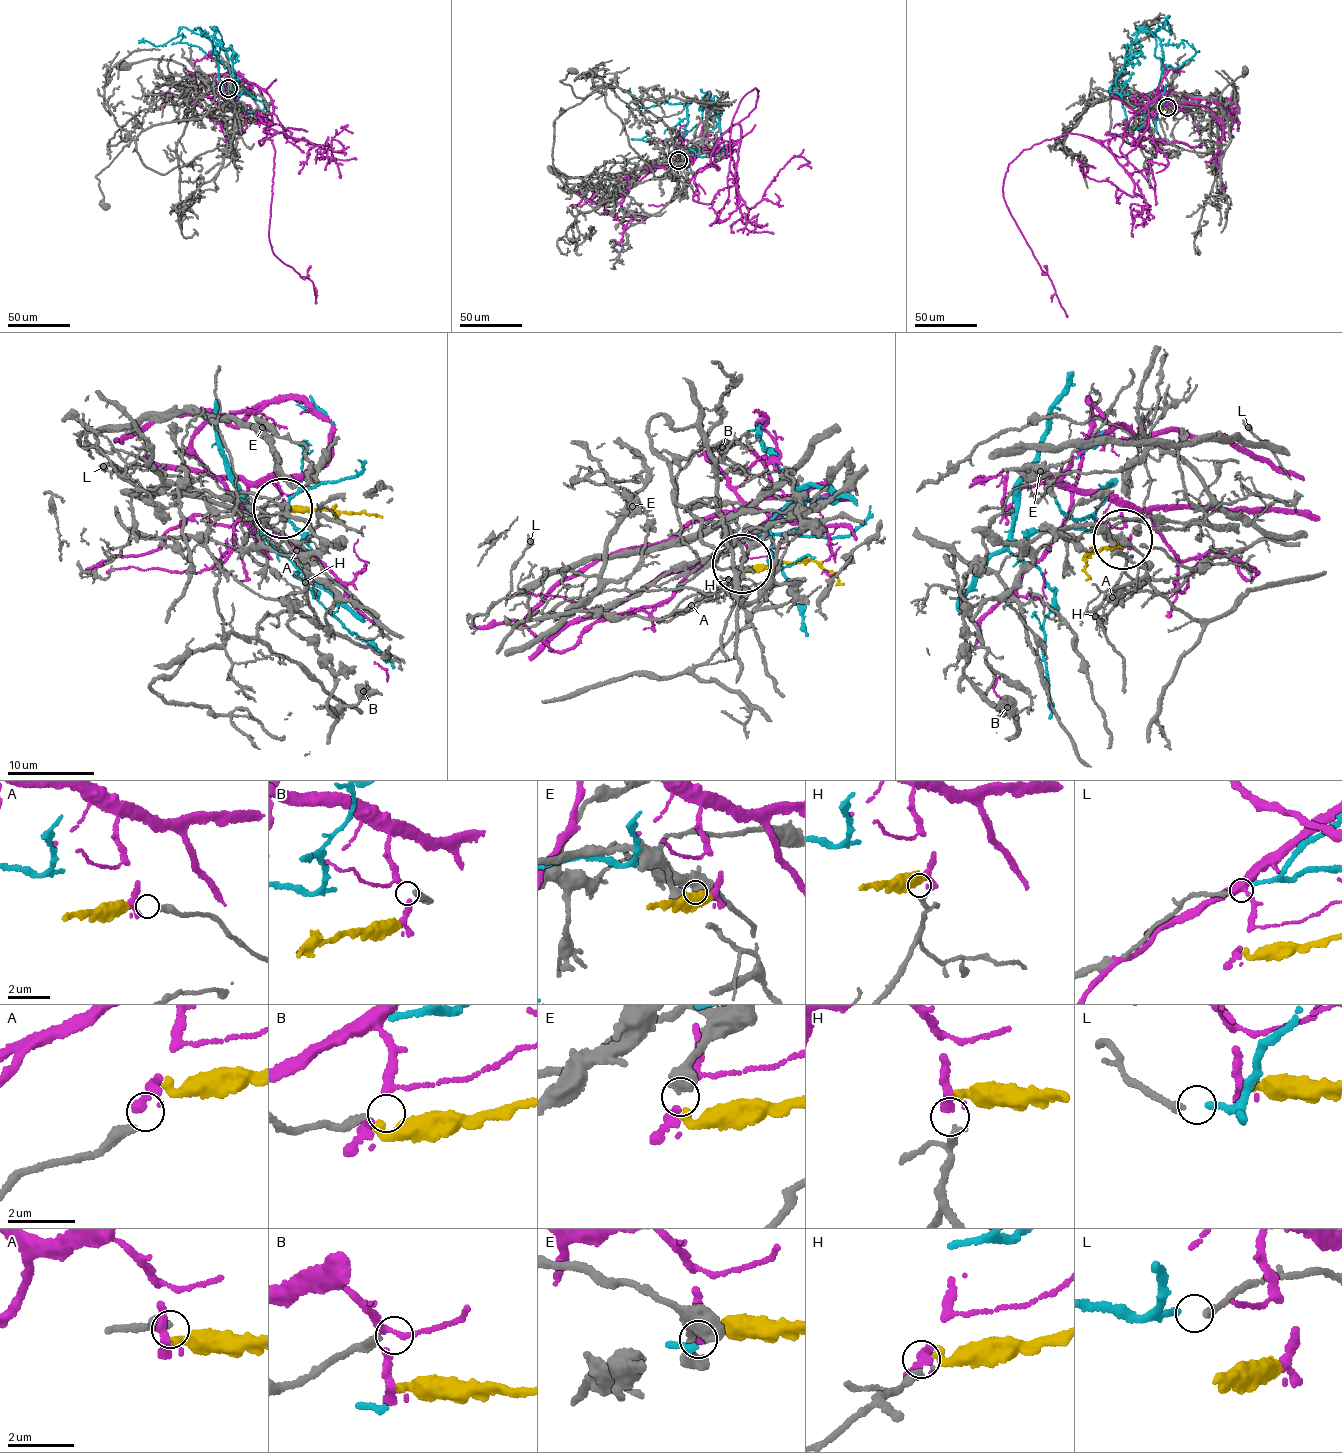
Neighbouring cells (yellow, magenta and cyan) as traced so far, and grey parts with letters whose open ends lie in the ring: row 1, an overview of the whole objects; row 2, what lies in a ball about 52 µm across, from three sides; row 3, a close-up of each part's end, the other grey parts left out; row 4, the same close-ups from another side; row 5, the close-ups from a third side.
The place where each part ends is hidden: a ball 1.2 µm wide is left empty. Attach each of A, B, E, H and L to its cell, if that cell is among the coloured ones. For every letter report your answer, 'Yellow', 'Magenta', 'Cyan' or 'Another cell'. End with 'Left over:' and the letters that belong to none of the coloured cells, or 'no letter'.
A: Another cell
B: Another cell
E: Yellow
H: Magenta
L: Cyan
Left over: A, B

